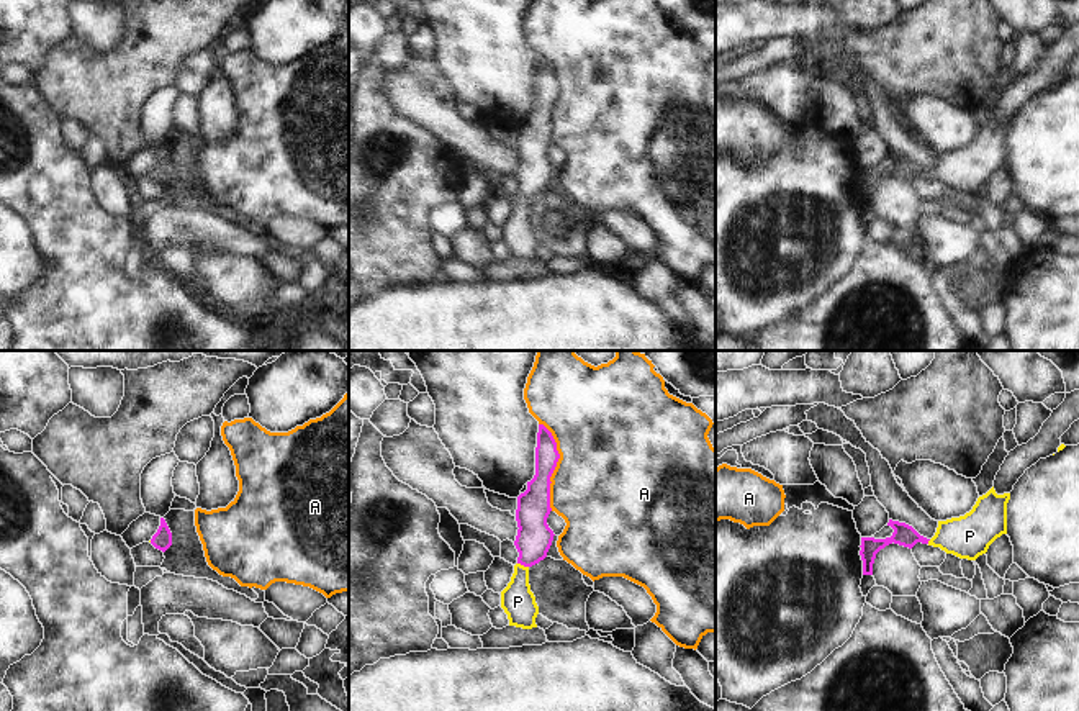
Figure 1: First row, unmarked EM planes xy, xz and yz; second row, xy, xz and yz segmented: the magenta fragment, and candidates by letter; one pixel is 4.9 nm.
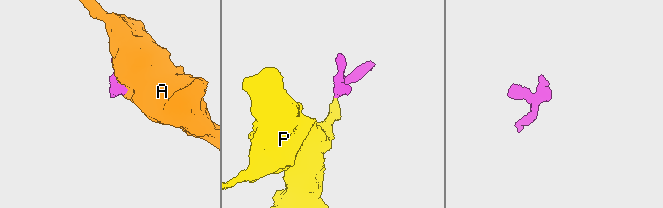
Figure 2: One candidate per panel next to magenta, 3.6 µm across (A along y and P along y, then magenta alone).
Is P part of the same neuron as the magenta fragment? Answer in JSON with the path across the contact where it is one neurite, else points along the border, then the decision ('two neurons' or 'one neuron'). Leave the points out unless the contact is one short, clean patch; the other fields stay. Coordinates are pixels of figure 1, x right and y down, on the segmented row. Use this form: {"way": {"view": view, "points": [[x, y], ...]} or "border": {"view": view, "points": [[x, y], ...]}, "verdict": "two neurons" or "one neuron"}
{"way": {"view": "xz", "points": [[534, 538], [532, 549], [523, 564], [518, 602]]}, "verdict": "one neuron"}

